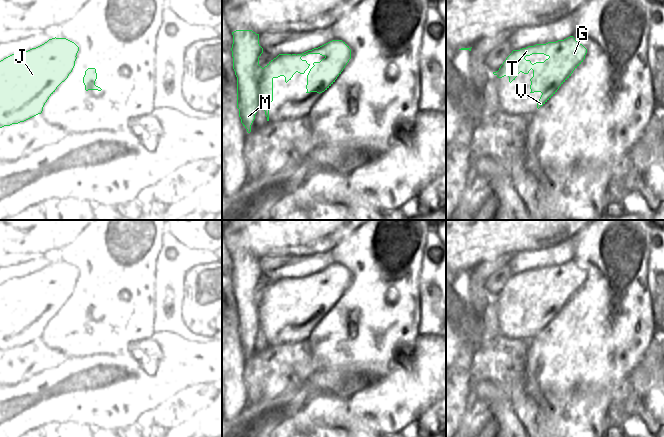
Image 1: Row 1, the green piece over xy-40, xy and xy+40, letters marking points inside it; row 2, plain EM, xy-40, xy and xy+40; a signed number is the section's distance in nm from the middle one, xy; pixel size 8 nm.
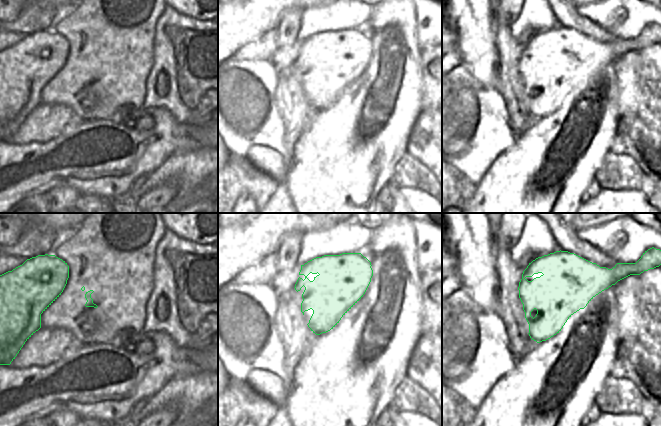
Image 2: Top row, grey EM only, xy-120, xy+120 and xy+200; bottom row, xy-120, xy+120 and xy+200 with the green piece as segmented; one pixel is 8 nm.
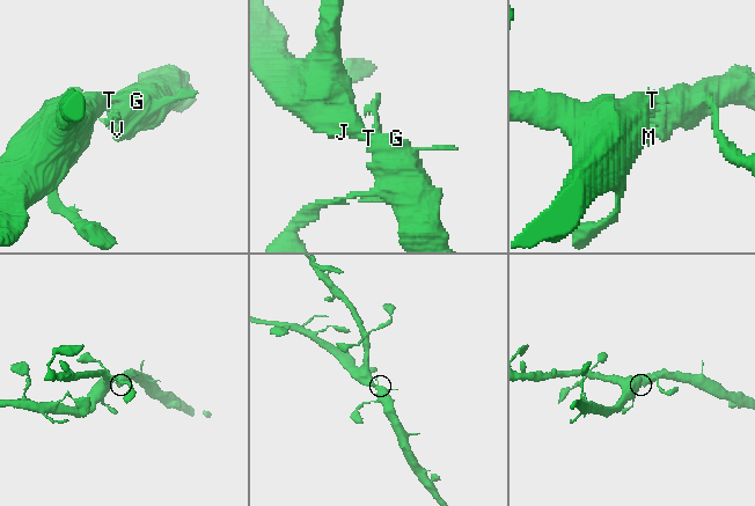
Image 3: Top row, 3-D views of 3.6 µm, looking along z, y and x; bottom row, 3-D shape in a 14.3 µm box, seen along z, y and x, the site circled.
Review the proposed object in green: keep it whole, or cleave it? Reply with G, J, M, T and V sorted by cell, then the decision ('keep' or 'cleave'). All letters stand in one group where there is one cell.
groups G J M T V; keep

